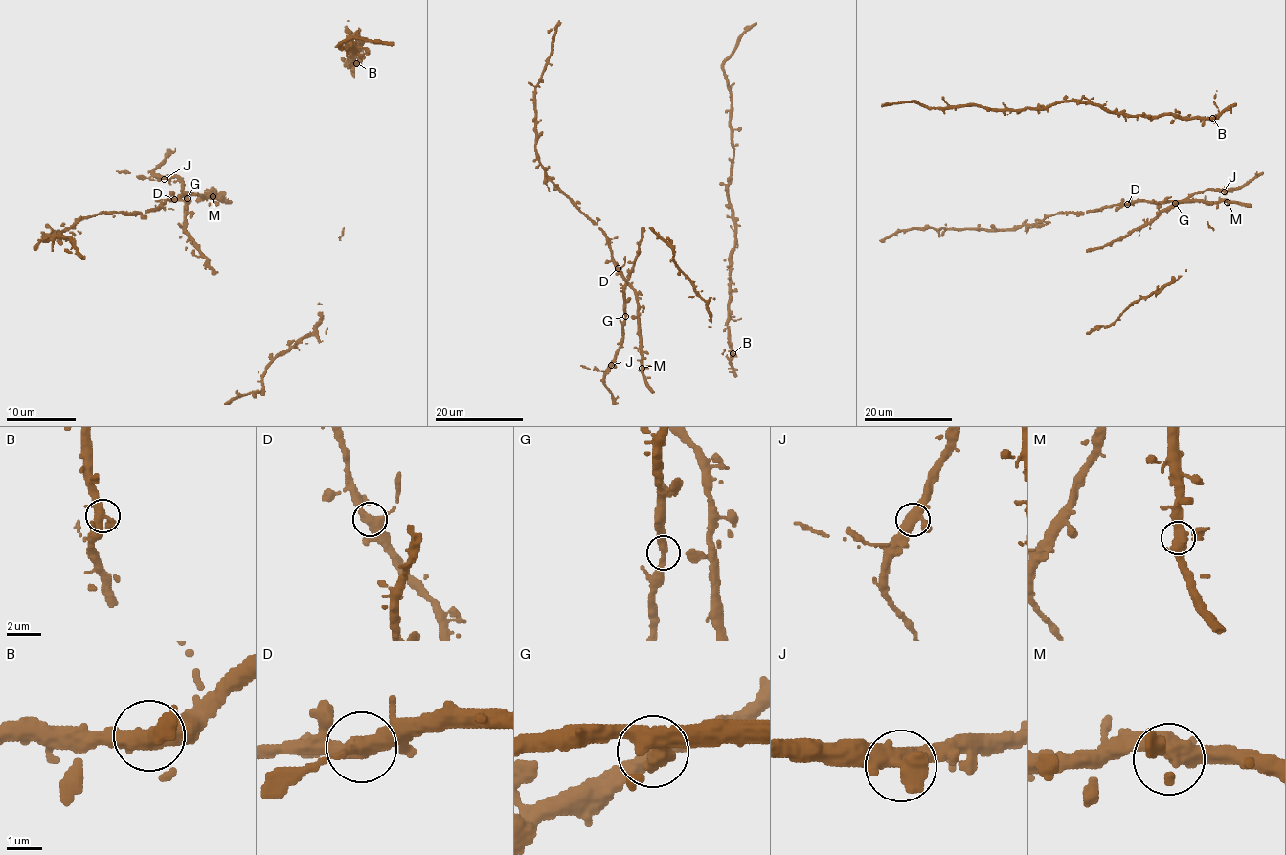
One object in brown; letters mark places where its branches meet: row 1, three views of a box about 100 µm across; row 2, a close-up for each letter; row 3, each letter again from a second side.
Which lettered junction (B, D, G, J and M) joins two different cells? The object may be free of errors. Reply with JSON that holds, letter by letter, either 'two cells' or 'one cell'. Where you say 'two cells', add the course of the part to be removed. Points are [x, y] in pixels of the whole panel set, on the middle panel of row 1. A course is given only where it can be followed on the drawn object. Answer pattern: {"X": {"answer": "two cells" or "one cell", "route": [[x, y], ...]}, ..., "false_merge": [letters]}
{"B": {"answer": "one cell"}, "D": {"answer": "one cell"}, "G": {"answer": "one cell"}, "J": {"answer": "one cell"}, "M": {"answer": "one cell"}, "false_merge": []}

